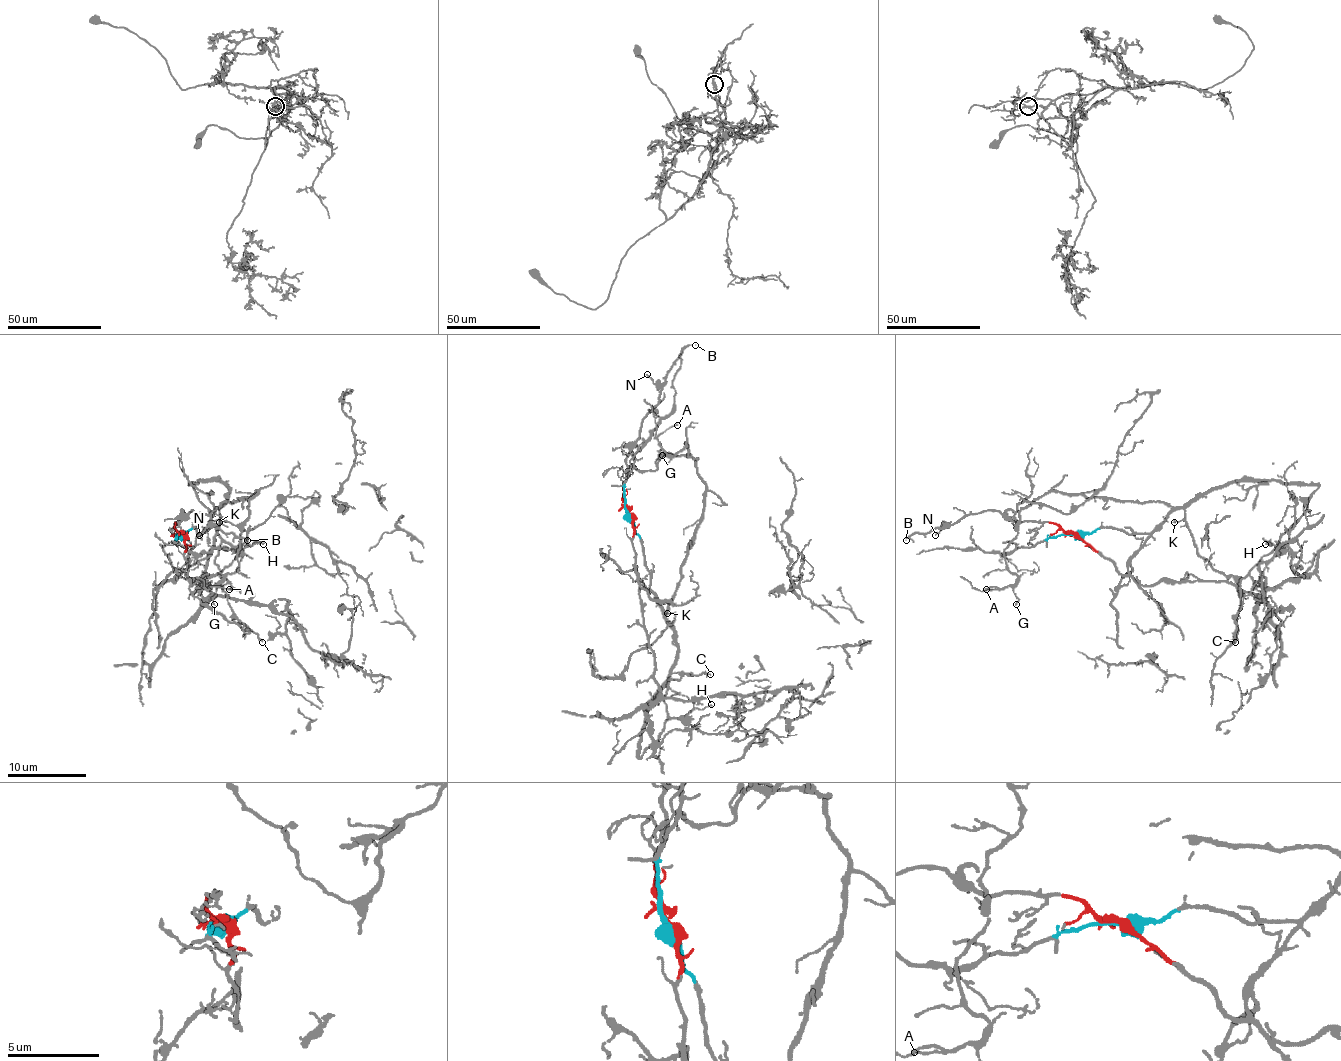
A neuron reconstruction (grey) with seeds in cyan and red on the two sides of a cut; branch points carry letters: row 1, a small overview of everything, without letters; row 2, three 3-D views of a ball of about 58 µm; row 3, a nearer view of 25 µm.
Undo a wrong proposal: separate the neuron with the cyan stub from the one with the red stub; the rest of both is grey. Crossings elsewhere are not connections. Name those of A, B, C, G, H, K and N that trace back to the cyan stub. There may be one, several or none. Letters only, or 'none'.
A, C, G, H, K

